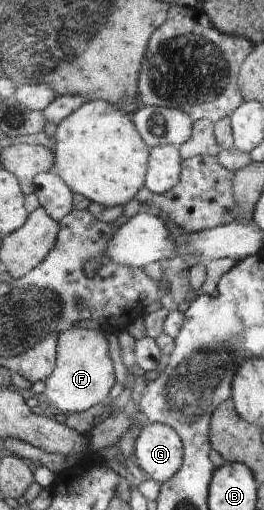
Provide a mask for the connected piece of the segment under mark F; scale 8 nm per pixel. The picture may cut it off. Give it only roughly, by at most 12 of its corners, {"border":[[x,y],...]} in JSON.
{"border":[[102,329],[60,335],[44,394],[62,413],[107,401],[117,385]]}

